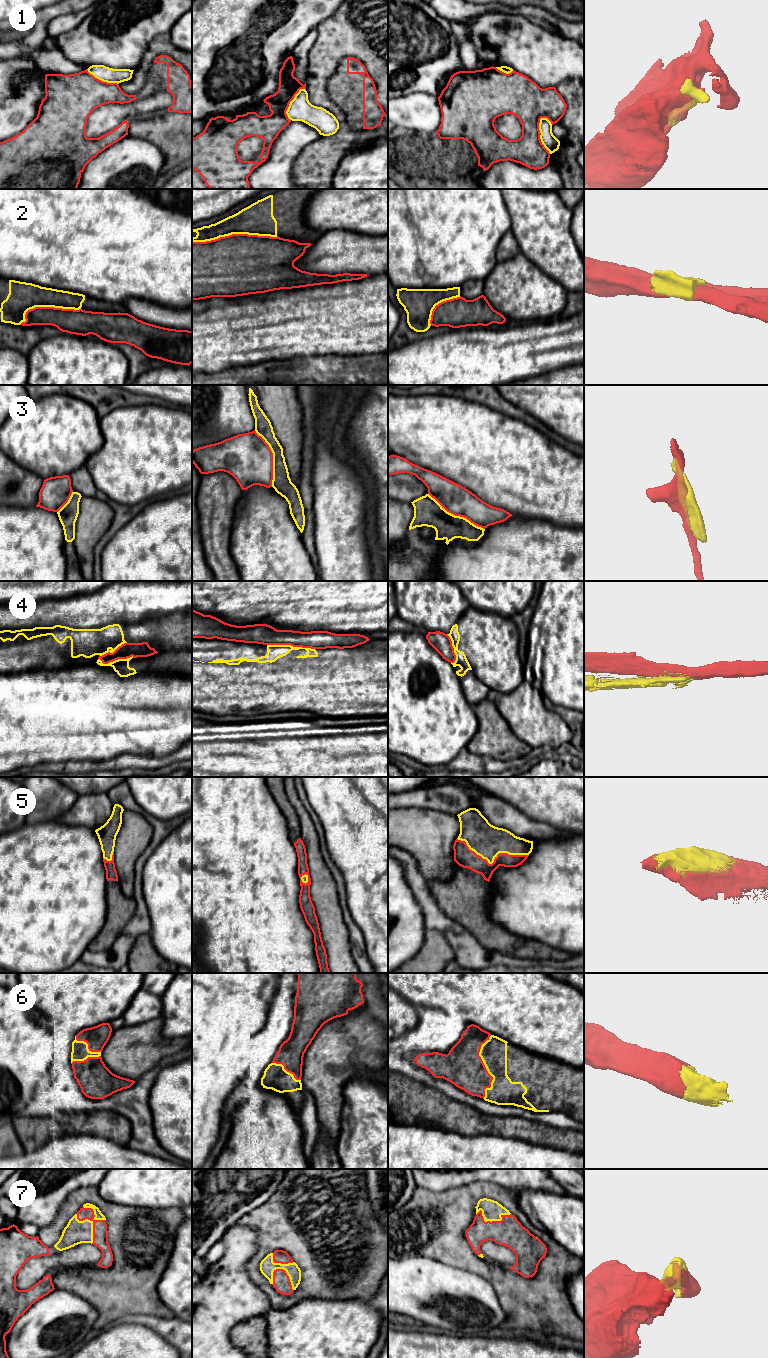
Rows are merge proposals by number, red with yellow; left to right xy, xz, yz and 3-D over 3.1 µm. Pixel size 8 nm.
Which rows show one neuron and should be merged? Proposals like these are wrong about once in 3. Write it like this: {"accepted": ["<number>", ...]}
{"accepted": ["5", "6", "7"]}

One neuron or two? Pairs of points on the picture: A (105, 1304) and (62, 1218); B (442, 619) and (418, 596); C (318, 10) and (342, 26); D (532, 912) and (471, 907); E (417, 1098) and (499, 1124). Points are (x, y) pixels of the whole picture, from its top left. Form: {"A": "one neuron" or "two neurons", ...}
{"A": "one neuron", "B": "one neuron", "C": "two neurons", "D": "two neurons", "E": "one neuron"}

